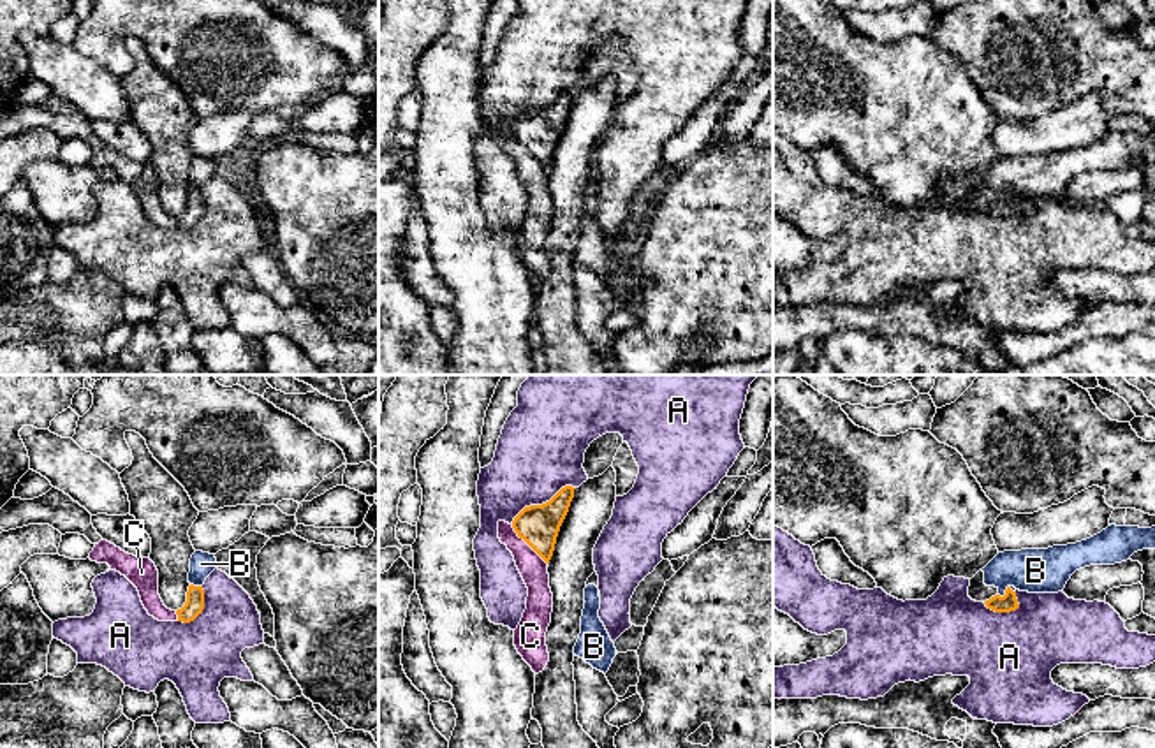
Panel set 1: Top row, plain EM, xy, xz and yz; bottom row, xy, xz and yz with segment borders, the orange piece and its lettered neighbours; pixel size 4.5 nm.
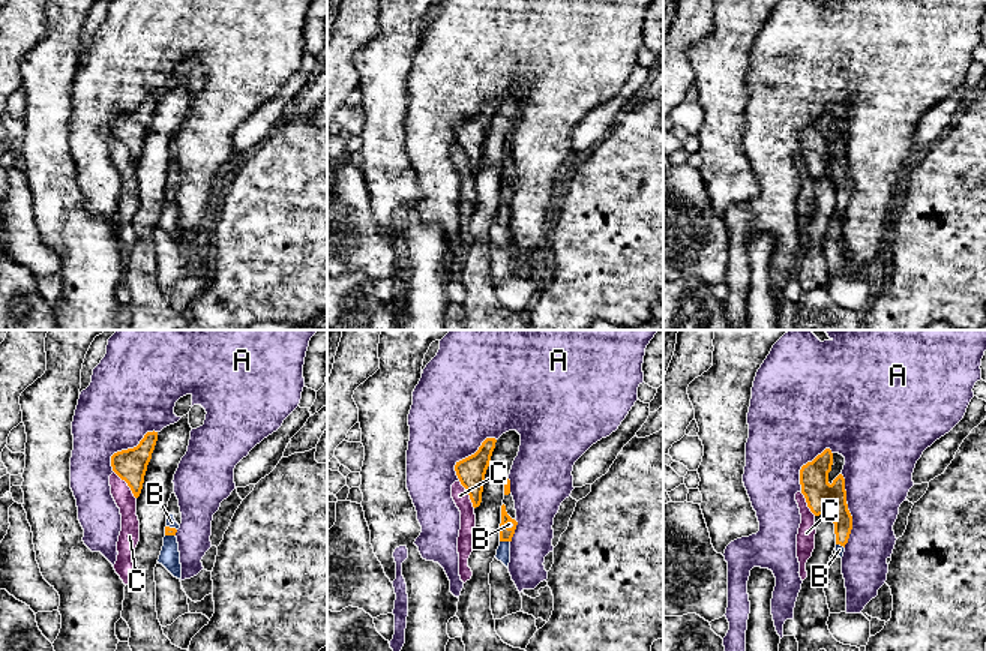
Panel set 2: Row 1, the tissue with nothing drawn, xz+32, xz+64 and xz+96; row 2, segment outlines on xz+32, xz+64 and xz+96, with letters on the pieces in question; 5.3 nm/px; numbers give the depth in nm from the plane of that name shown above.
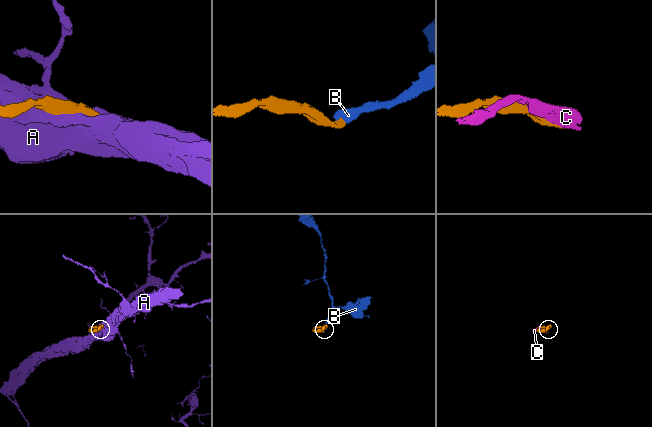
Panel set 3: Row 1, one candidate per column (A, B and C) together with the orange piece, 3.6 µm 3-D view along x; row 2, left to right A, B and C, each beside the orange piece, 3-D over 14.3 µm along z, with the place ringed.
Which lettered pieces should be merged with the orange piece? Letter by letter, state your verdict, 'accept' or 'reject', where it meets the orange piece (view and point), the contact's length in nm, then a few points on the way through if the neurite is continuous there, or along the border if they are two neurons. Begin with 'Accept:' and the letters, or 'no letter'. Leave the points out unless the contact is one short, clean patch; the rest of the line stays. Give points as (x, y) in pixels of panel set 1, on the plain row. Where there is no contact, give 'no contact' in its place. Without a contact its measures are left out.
Accept: B
A: reject; meets orange in xz at (543, 110); contact 340 nm long
B: accept; meets orange in yz at (1006, 198); contact 70 nm long; runs through yz (1007, 208), (1006, 198), (1022, 176), (1036, 176)
C: reject; meets orange in xz at (527, 148); contact 240 nm long

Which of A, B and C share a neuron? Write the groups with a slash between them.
A / B / C

